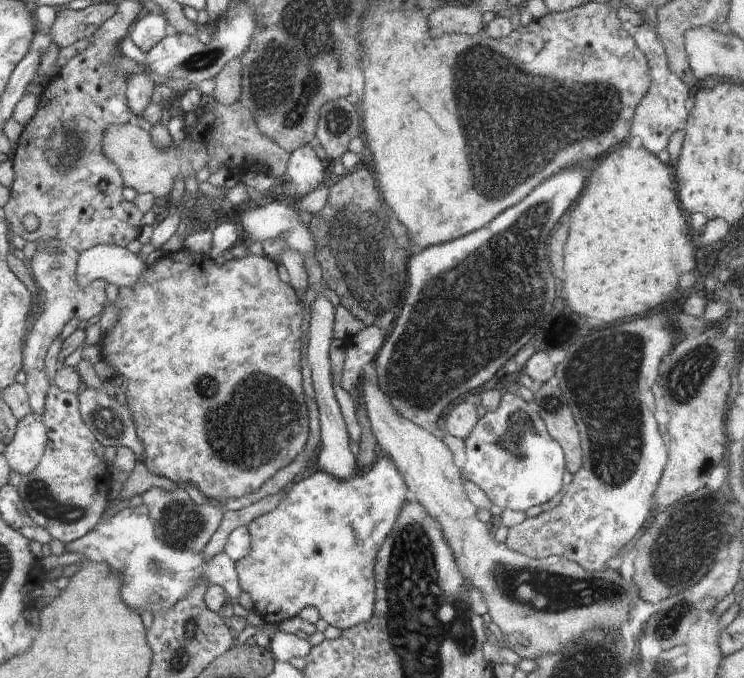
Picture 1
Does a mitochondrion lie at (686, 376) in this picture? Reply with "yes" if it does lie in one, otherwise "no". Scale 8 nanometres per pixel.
yes

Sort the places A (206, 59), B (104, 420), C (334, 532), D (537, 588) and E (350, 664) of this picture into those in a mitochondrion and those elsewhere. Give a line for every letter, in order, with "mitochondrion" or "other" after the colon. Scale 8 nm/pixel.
A: mitochondrion
B: mitochondrion
C: other
D: mitochondrion
E: other

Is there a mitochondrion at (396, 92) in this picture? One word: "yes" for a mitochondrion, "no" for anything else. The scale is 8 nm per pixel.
no

